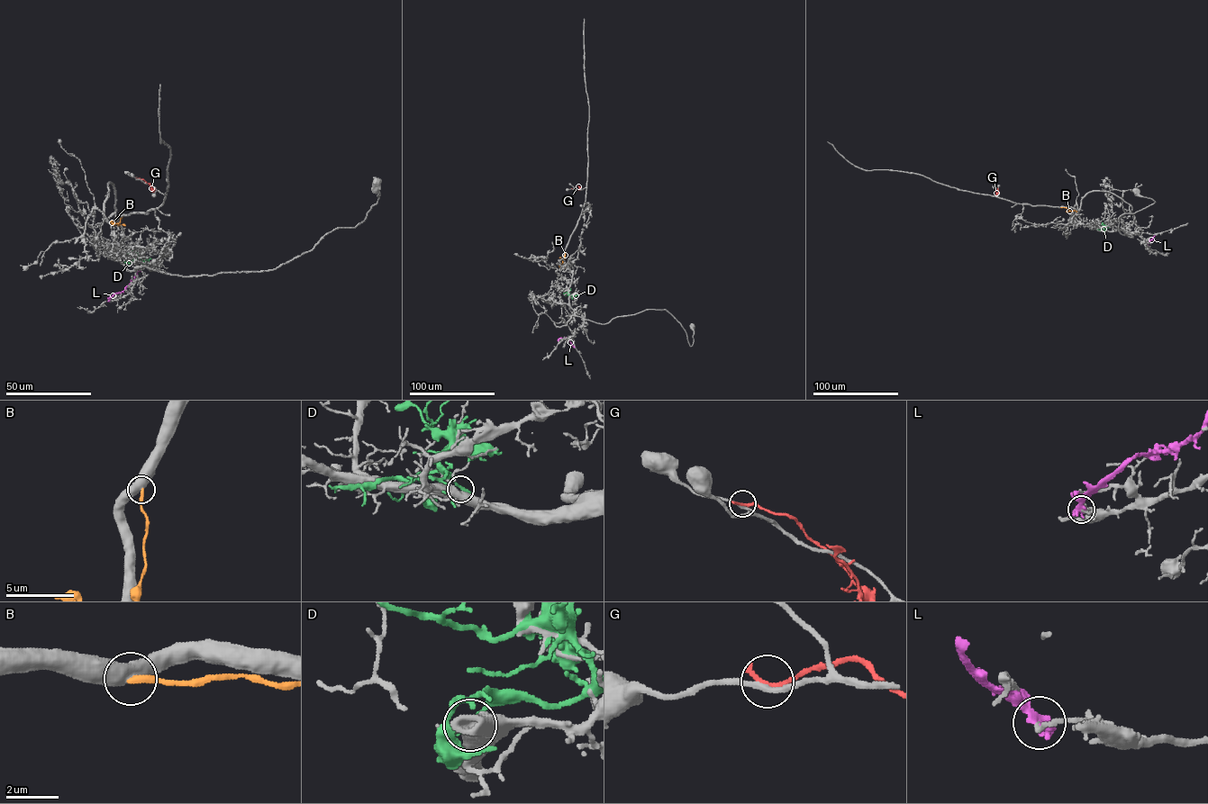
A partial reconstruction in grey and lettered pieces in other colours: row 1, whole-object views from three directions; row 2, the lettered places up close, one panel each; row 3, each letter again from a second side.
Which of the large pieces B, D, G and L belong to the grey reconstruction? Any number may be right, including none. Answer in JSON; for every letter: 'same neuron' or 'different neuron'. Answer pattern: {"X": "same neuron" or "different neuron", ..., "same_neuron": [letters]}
{"B": "different neuron", "D": "different neuron", "G": "different neuron", "L": "different neuron", "same_neuron": []}

